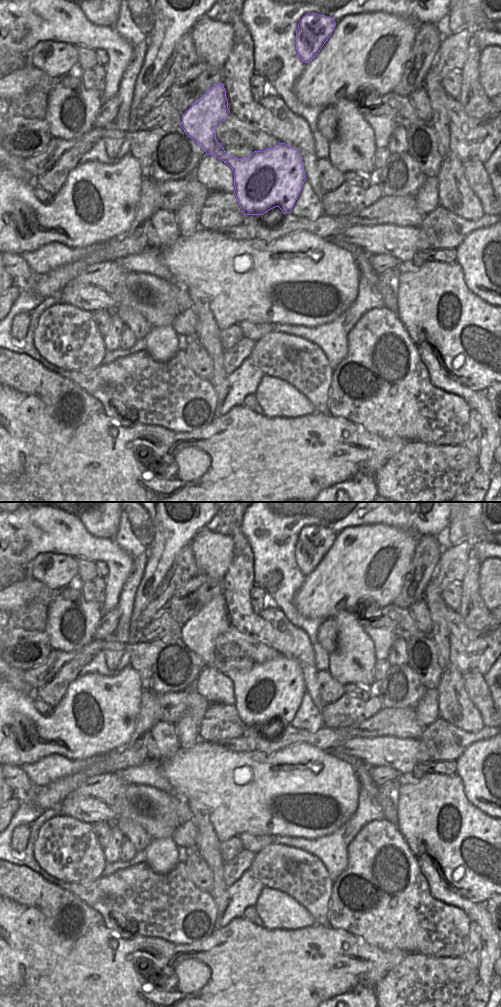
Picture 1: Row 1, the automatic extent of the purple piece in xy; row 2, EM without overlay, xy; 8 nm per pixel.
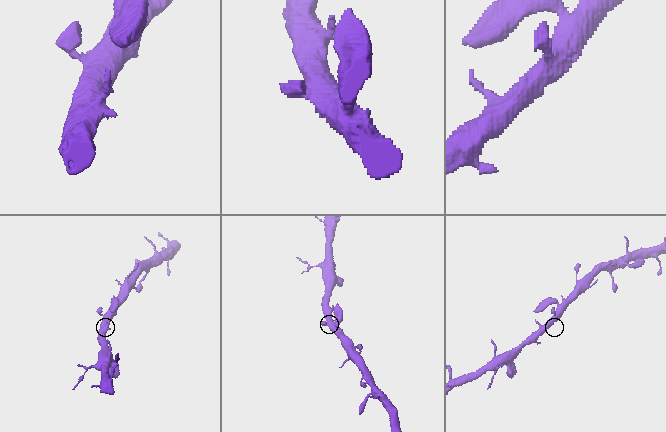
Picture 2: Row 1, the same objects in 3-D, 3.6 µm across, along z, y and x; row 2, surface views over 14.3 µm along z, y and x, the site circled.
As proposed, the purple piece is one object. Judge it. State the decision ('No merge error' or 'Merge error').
No merge error.

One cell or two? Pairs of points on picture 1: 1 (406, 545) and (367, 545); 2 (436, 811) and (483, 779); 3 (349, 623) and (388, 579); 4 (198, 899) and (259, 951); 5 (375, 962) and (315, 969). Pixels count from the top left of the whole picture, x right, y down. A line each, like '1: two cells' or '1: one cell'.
1: one cell
2: two cells
3: two cells
4: two cells
5: one cell

